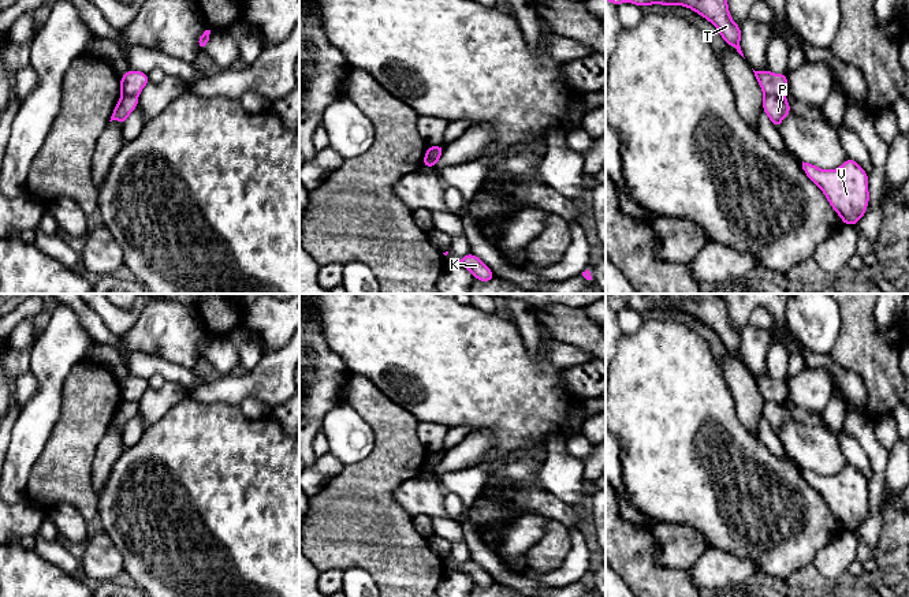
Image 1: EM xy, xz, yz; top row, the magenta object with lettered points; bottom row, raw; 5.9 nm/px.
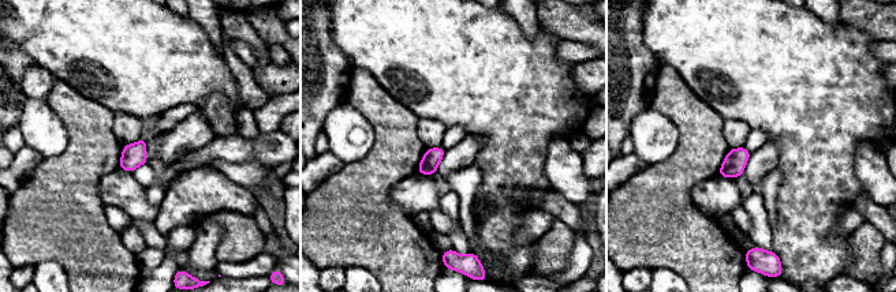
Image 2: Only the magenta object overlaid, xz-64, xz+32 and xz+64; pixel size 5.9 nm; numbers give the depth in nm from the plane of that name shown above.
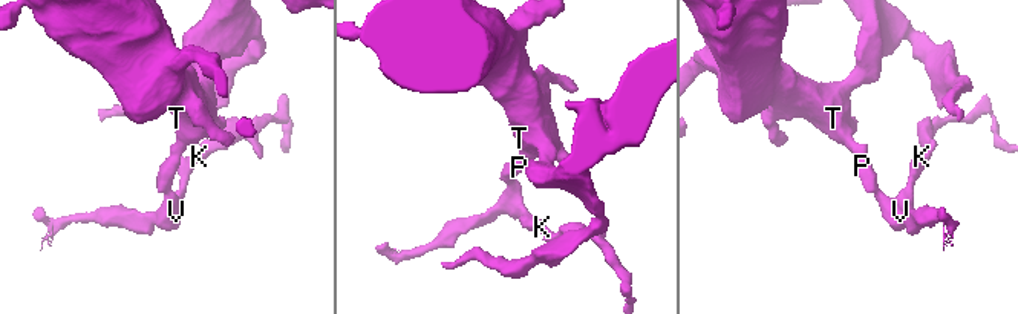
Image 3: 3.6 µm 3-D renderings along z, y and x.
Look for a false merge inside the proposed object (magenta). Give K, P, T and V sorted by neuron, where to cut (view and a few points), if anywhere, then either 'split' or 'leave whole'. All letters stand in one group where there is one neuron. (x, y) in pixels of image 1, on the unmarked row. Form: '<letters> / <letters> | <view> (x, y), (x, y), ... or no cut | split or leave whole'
K P V / T | yz (764, 400), (781, 403) | split

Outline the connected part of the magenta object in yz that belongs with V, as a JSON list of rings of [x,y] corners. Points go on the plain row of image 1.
[[[850,463],[834,477],[802,467],[805,481],[819,492],[843,530],[856,531],[868,514],[868,481]]]

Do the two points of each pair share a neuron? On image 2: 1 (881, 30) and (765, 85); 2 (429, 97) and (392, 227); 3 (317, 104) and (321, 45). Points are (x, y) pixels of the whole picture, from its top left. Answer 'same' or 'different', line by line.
1: different
2: different
3: same

